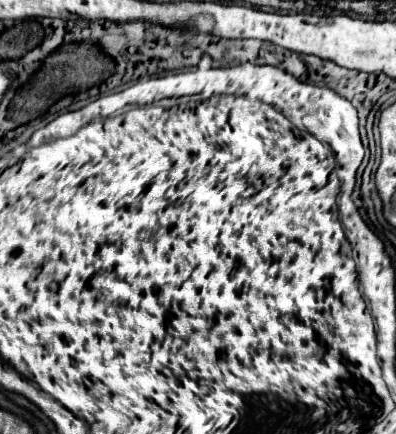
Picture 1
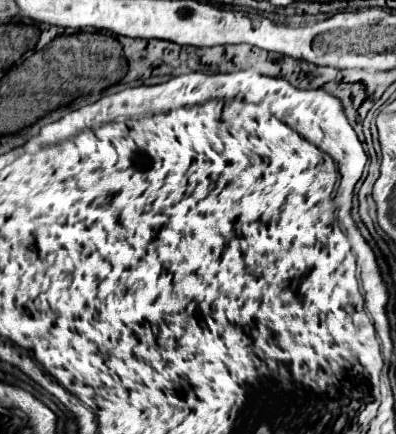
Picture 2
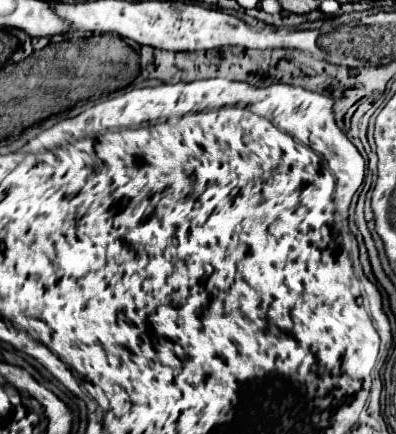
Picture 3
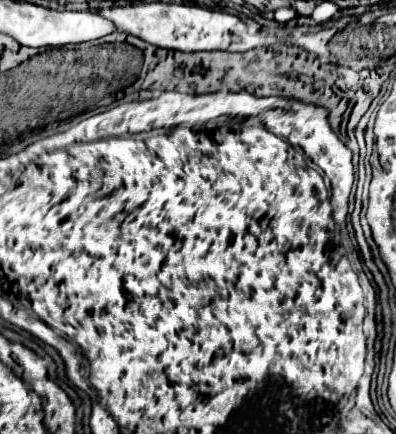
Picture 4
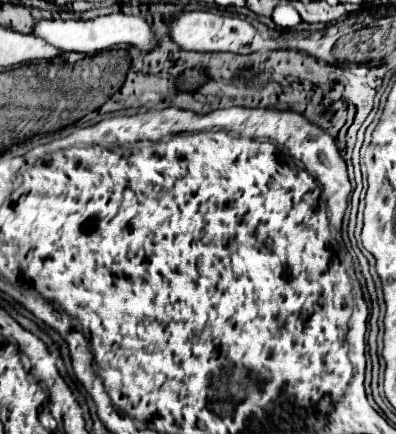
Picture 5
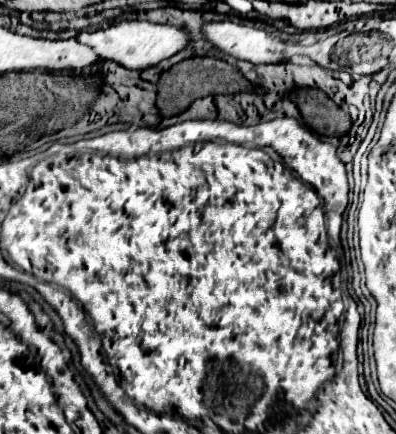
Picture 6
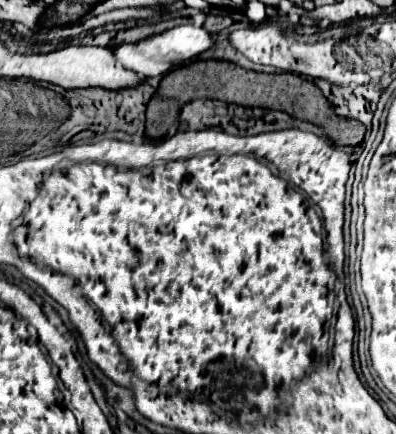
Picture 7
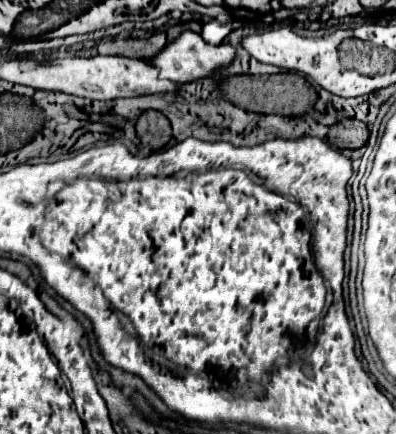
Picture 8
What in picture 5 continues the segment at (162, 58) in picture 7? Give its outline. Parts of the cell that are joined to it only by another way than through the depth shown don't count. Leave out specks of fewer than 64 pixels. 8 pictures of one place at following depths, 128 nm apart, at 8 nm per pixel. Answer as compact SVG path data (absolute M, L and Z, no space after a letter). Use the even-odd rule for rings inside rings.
M106 14L96 16L88 20L46 20L40 18L34 28L32 36L56 46L60 52L84 52L84 54L96 54L102 50L108 50L118 44L134 44L136 48L148 52L156 46L154 32L150 24L140 16L126 16L126 14Z

